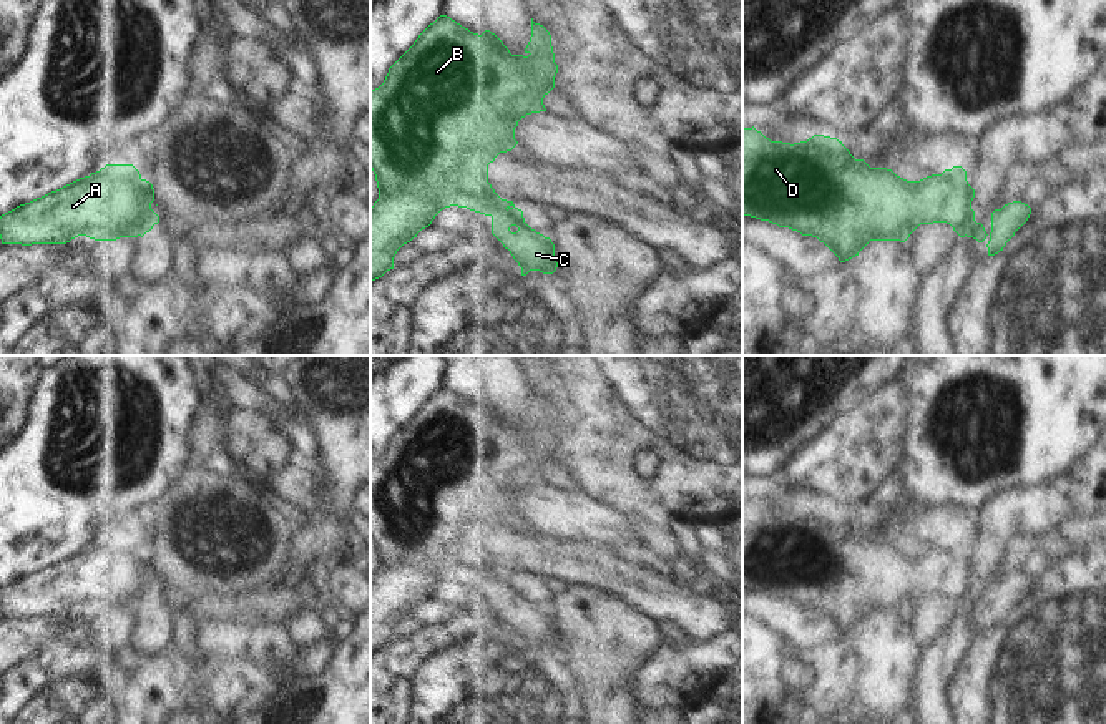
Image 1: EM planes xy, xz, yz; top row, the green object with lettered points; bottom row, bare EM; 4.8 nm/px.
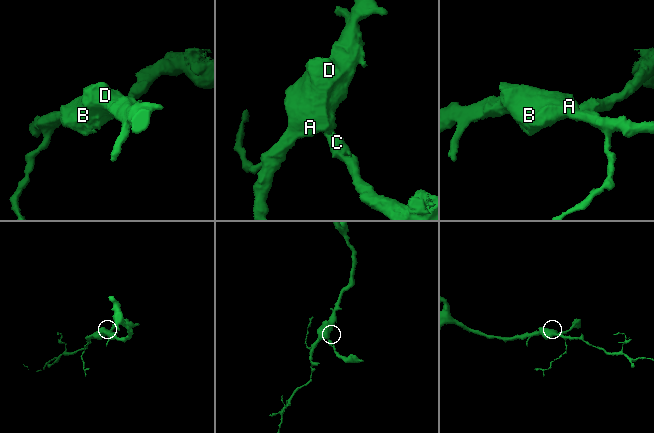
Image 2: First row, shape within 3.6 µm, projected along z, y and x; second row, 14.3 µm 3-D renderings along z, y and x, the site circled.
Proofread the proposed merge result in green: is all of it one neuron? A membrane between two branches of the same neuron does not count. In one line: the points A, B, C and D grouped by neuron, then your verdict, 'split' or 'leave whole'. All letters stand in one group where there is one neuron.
A B D / C; split

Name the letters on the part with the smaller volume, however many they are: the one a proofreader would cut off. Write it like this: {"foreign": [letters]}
{"foreign": ["C"]}

